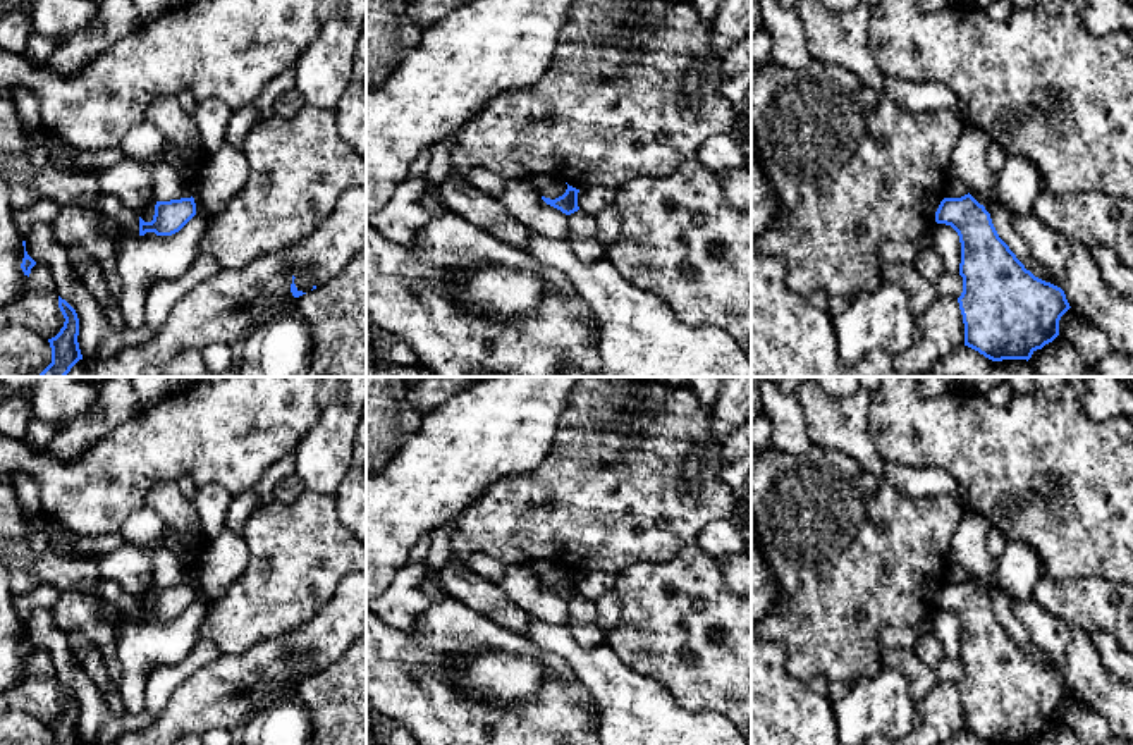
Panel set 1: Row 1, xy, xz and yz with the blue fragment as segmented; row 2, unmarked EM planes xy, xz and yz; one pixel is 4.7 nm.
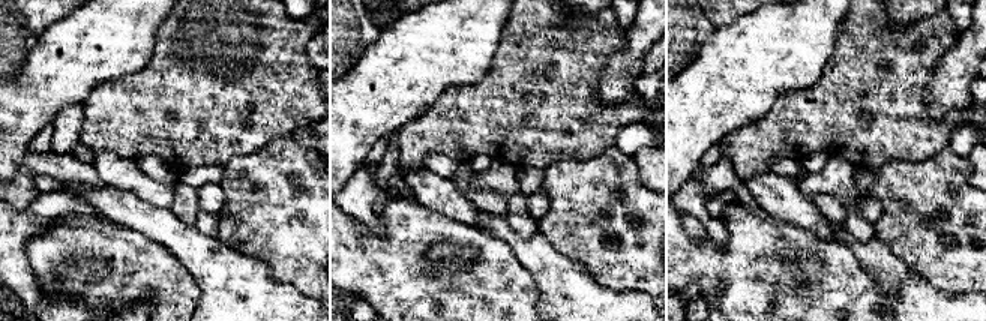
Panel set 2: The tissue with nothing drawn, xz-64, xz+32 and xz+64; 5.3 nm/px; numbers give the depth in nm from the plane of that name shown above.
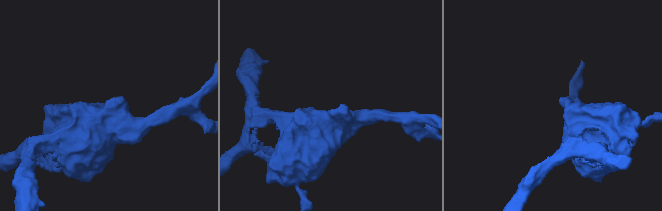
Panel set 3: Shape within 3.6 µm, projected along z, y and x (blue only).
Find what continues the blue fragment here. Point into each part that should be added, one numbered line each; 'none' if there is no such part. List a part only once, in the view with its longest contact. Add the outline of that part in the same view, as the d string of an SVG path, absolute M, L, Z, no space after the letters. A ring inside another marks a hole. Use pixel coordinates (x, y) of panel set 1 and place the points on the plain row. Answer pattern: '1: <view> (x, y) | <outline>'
none

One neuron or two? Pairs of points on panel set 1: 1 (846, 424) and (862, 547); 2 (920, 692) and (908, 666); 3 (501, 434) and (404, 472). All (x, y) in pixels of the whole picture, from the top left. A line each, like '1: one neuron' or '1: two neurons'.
1: two neurons
2: one neuron
3: one neuron

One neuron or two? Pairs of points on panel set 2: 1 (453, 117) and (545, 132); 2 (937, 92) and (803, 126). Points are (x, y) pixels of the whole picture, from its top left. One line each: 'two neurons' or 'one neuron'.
1: one neuron
2: two neurons

